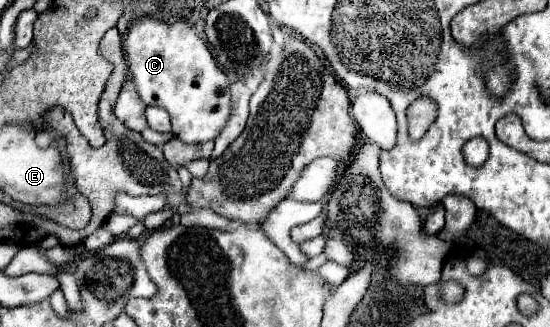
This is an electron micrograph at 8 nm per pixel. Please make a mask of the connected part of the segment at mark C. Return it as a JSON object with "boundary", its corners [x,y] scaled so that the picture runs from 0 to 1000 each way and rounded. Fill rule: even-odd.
{"boundary":[[[278,49],[245,55],[235,73],[231,122],[224,110],[224,153],[231,165],[235,239],[253,300],[267,324],[293,324],[307,343],[318,422],[340,440],[362,440],[391,428],[402,410],[420,343],[420,251],[395,202],[376,128],[344,67],[300,67]]]}

